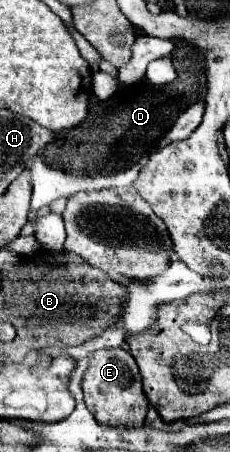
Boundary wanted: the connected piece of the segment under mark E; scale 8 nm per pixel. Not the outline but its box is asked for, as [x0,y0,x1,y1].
[83,348,149,426]

